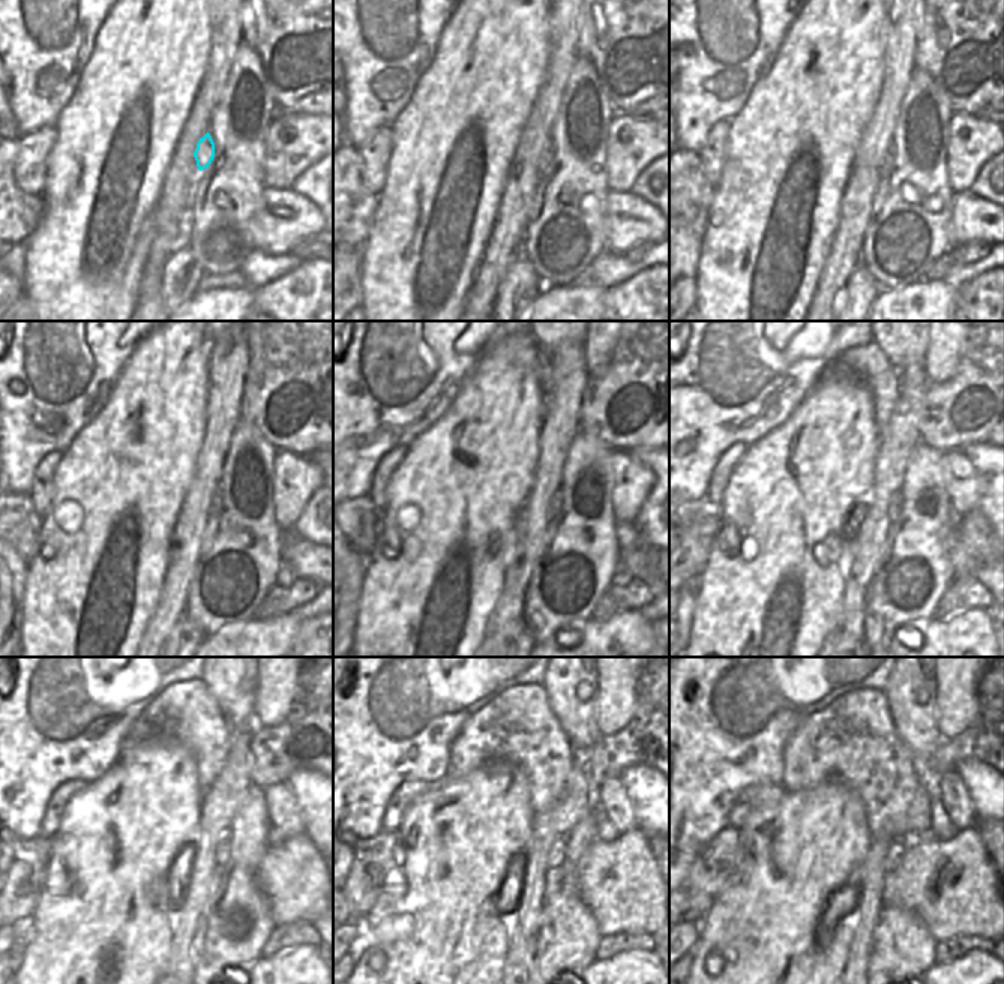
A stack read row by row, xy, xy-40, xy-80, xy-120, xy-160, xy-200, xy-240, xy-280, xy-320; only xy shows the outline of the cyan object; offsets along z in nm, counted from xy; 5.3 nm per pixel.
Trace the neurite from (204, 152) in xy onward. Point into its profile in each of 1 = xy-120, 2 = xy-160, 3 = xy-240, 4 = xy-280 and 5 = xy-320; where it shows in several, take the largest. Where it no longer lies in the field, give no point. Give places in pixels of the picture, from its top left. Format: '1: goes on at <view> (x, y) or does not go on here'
1: goes on at xy-120 (216, 506)
2: goes on at xy-160 (556, 503)
3: goes on at xy-240 (222, 848)
4: goes on at xy-280 (557, 854)
5: goes on at xy-320 (895, 852)

